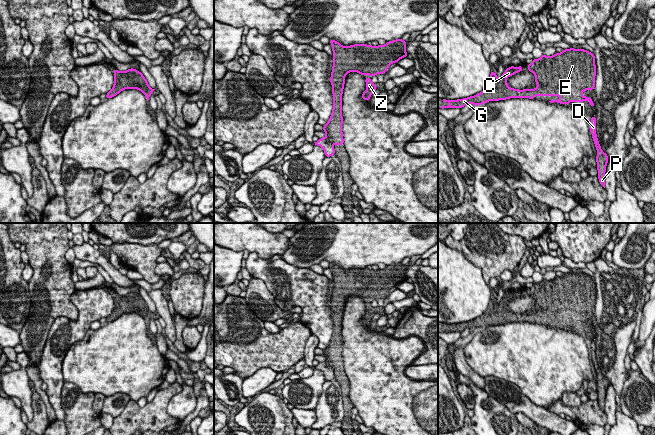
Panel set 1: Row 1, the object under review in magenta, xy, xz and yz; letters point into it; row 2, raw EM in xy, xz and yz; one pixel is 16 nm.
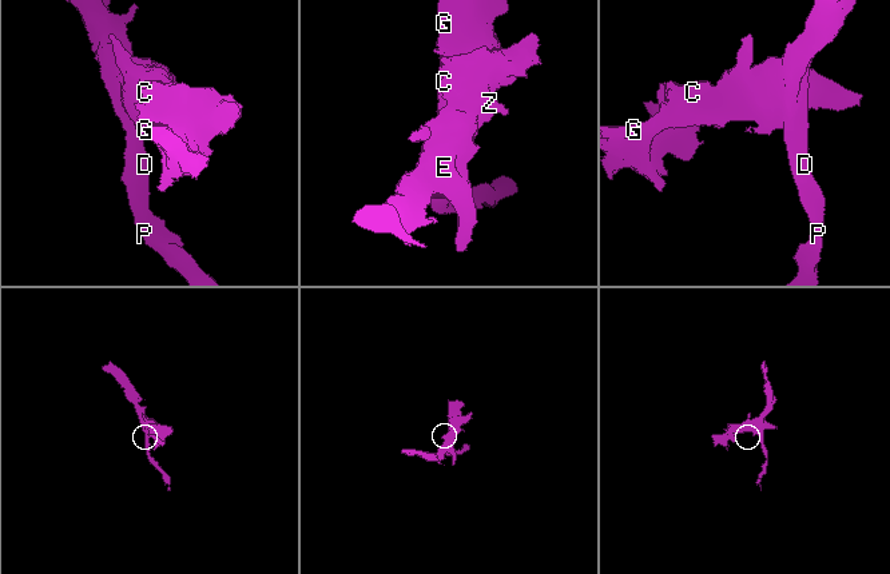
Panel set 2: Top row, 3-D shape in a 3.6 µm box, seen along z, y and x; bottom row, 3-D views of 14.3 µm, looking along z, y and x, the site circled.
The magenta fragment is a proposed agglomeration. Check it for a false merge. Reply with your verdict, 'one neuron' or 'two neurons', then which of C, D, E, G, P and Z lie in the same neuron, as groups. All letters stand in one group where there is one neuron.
two neurons; groups C G / D E P Z

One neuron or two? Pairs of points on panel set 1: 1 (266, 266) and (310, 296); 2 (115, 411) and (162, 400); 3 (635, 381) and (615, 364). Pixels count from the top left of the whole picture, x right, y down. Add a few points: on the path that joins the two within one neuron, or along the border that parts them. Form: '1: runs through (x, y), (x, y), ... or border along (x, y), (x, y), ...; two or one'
1: runs through (277, 274), (290, 286), (299, 287); one
2: border along (130, 400), (114, 418); two
3: border along (627, 379), (619, 396); two

